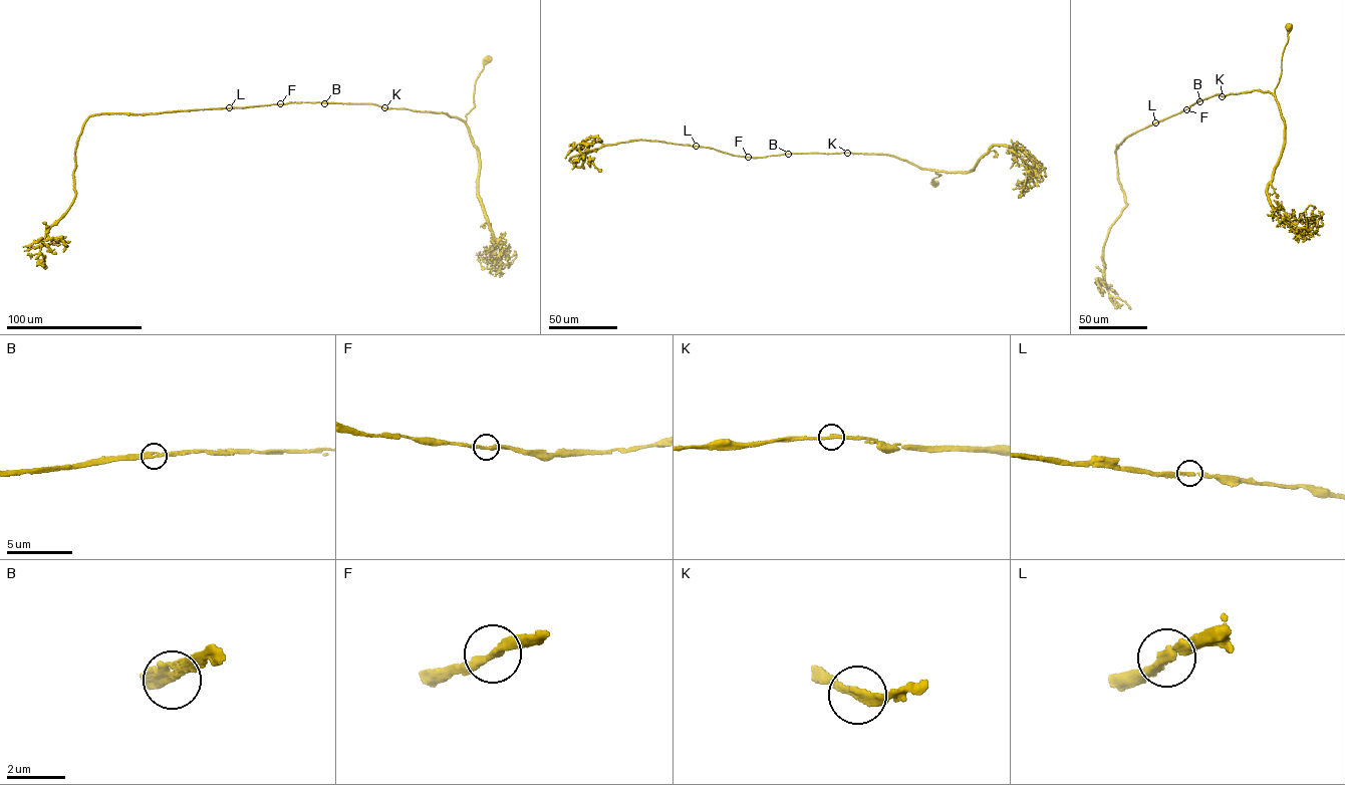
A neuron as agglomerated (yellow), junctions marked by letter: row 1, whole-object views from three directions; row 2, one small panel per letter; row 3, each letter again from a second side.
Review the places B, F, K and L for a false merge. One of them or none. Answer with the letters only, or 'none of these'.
none of these

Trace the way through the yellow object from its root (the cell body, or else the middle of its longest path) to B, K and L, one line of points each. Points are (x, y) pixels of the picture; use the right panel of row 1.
B: (1289, 27), (1281, 73), (1274, 93), (1258, 90), (1222, 96), (1217, 94), (1199, 101)
K: (1289, 27), (1281, 73), (1274, 93), (1258, 90), (1222, 96)
L: (1289, 27), (1281, 73), (1274, 94), (1258, 90), (1222, 96), (1217, 94), (1155, 122)

